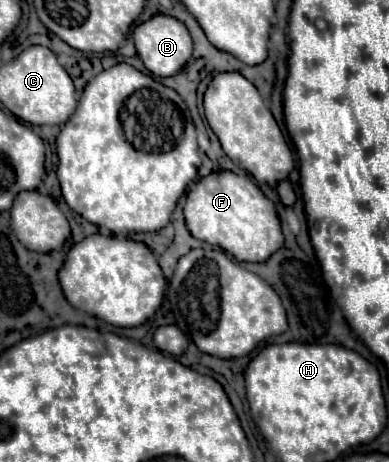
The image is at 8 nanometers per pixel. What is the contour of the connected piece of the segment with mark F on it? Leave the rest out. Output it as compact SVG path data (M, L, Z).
M217 171L191 183L185 201L185 223L195 239L221 247L237 261L267 261L283 245L275 205L249 177L231 171Z

